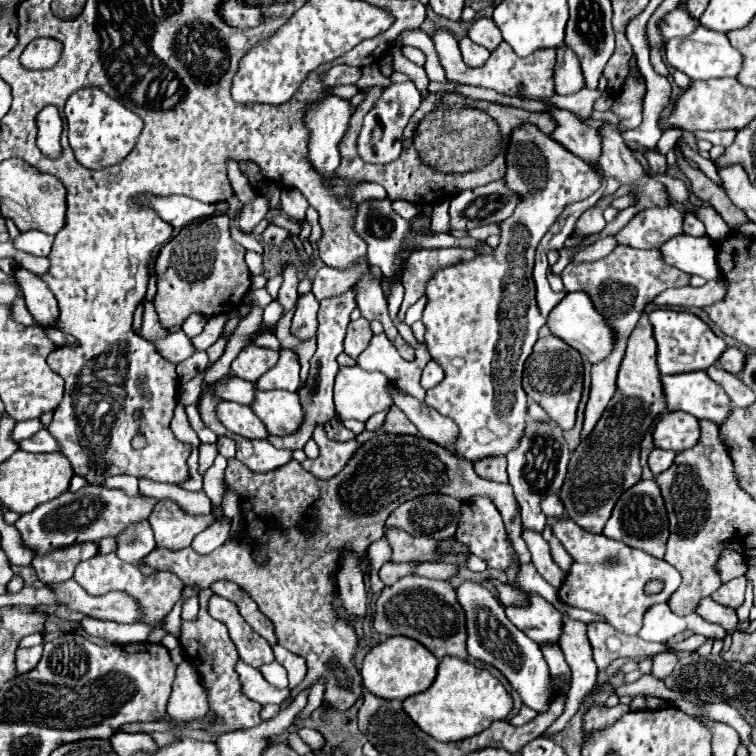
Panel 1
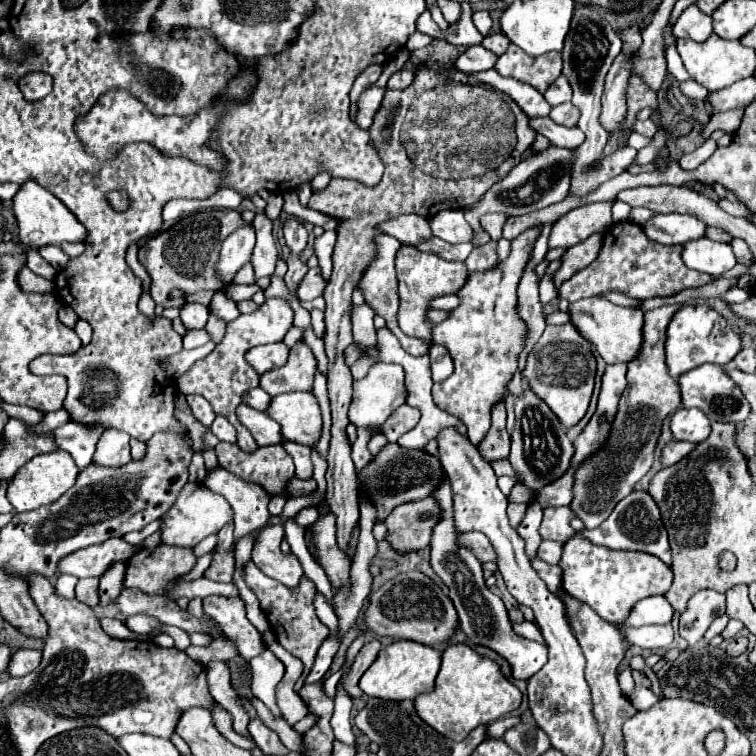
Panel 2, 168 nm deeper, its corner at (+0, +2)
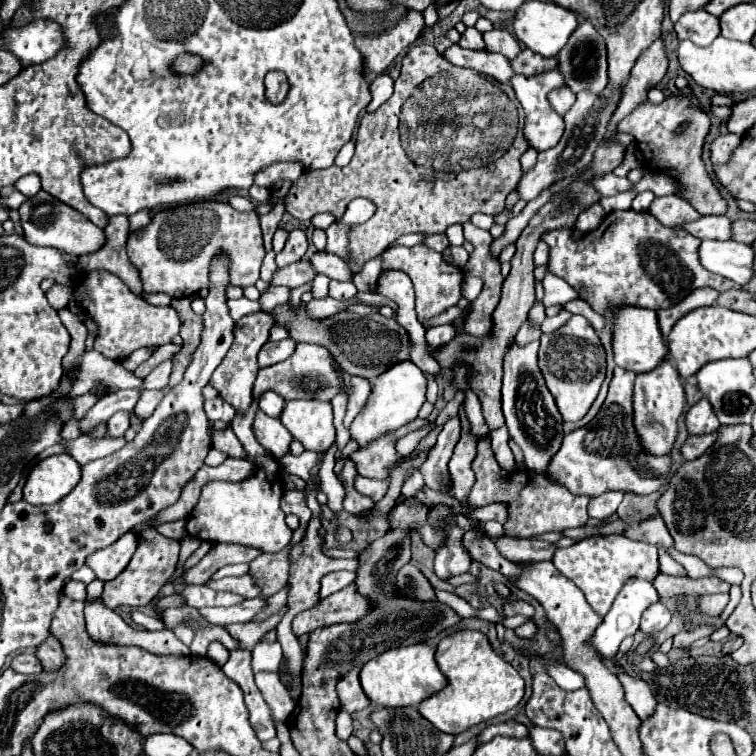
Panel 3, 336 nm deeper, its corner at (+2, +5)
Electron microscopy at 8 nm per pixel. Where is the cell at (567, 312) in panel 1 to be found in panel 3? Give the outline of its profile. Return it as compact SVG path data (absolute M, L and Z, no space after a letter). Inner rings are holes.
M624 305L618 309L618 313L612 317L612 349L614 349L614 361L618 367L624 367L634 373L644 373L654 369L664 355L668 353L668 347L662 341L656 311L636 307L636 305Z

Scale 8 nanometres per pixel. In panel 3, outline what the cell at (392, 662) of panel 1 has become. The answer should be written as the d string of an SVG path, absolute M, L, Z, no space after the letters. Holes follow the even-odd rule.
M426 643L384 651L376 659L370 659L360 671L360 683L364 693L374 705L384 705L384 707L414 705L416 707L422 699L438 693L446 685L446 679L434 661L434 653L436 649Z

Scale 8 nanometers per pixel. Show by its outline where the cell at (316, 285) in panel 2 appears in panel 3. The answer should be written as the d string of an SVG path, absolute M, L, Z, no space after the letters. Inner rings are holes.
M302 259L302 261L296 261L284 269L280 269L276 275L274 275L274 285L284 285L284 287L300 287L300 285L306 285L310 283L312 279L316 277L316 271L312 267L312 263L308 259Z

